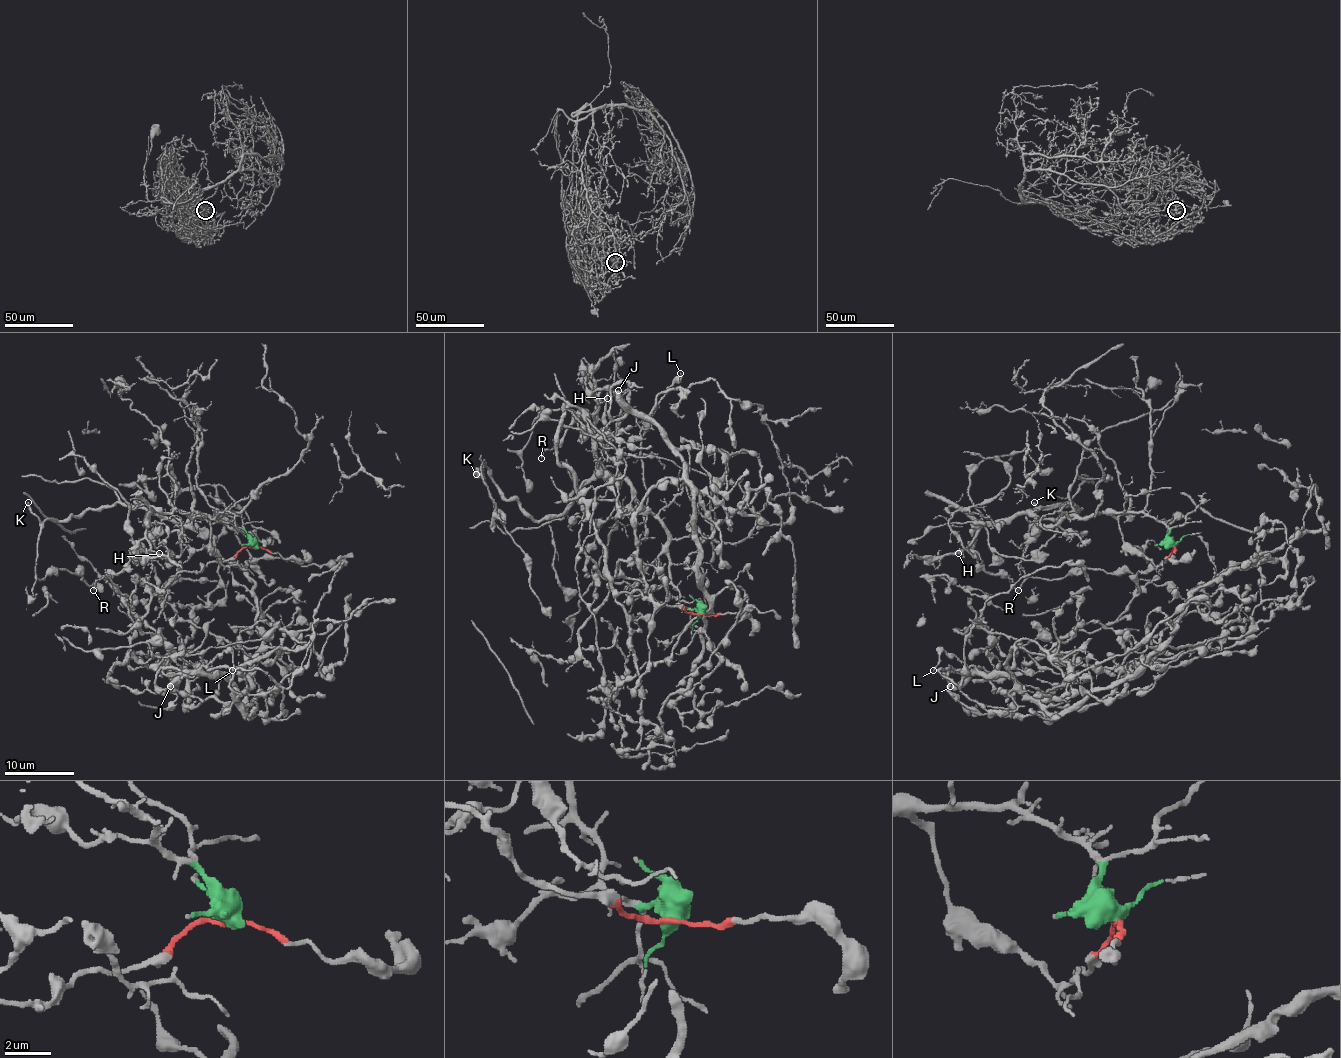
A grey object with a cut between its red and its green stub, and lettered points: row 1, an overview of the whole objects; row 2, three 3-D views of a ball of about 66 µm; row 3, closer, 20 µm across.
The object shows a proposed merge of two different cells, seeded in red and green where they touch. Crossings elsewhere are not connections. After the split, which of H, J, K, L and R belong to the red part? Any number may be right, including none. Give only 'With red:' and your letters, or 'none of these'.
With red: J, L

